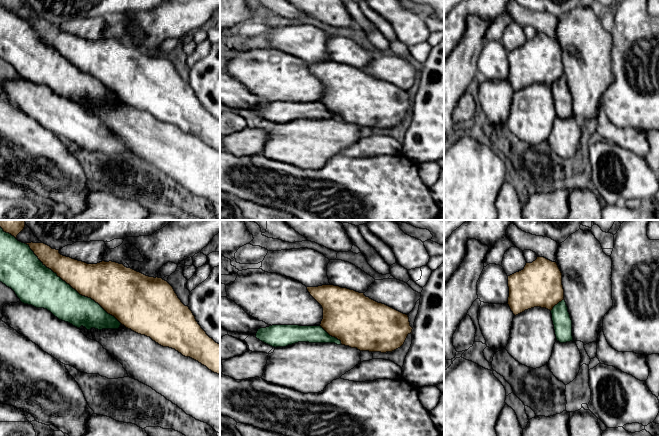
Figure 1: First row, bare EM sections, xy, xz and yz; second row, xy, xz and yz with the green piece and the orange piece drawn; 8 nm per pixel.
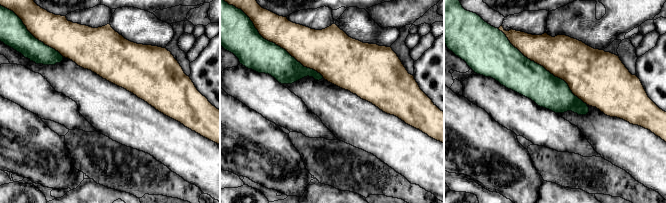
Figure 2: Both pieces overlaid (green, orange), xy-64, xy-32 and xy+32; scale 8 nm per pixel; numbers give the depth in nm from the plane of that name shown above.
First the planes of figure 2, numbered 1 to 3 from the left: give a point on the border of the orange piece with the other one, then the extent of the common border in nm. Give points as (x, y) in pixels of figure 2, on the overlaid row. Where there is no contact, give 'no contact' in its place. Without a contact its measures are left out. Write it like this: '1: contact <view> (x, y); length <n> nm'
1: contact xy-64 (29, 32); length 650 nm
2: contact xy-32 (271, 42); length 1000 nm
3: contact xy+32 (542, 66); length 950 nm

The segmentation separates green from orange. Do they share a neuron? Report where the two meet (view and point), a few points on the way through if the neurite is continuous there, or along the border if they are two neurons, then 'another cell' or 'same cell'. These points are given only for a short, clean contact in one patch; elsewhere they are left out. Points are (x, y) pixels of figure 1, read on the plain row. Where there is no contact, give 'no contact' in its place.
xy (71, 63) | same cell

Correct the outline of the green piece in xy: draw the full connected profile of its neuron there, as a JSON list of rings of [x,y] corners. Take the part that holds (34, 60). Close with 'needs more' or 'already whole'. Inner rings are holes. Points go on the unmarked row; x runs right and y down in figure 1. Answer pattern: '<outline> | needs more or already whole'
[[[0,0],[0,58],[11,64],[22,79],[47,85],[77,104],[118,105],[122,100],[220,151],[220,120],[206,110],[167,57],[112,37],[87,40],[63,32],[44,19],[22,19],[16,14],[24,3]]] | needs more

